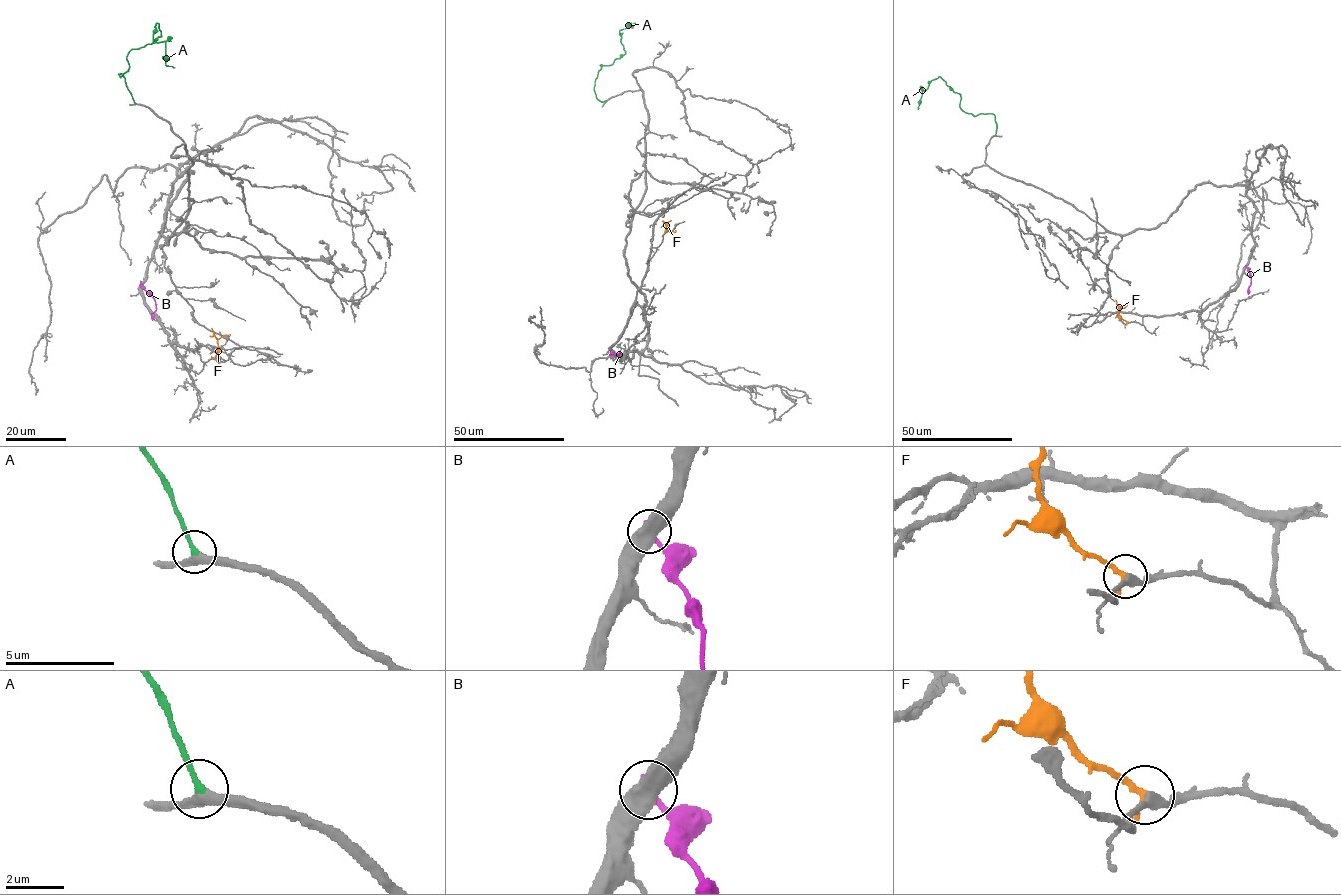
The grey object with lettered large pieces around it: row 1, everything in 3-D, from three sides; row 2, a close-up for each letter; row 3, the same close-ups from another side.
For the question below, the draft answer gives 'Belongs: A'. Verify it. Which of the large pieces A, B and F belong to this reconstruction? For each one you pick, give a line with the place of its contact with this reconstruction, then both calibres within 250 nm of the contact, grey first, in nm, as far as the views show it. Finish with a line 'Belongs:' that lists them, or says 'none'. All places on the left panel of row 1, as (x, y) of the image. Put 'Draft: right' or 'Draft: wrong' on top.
Draft: right
A: meets grey at (135, 103); 360 nm thick on the grey side, 240 nm on the other
Belongs: A

